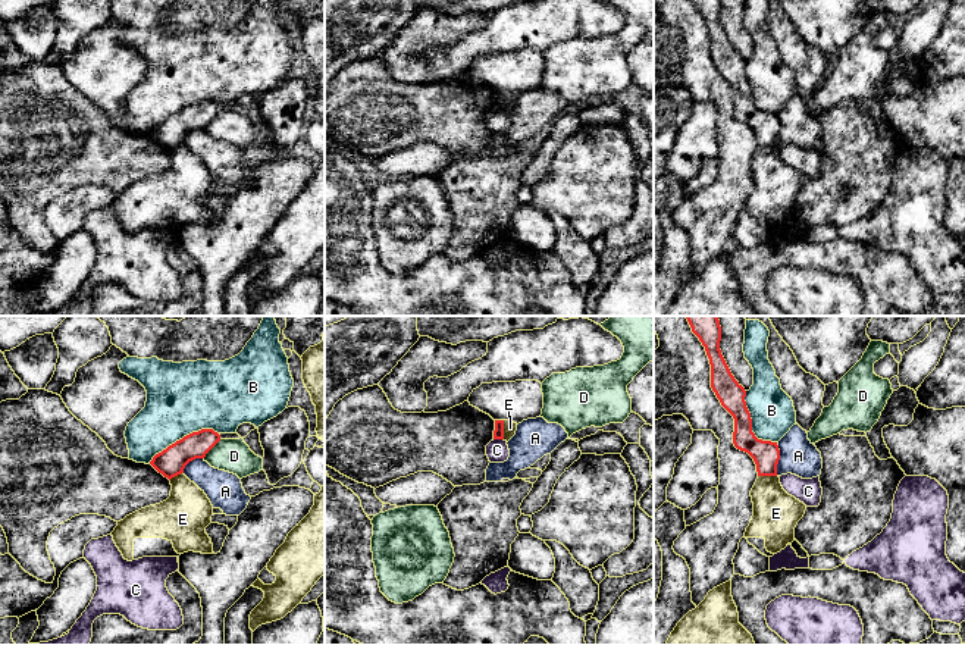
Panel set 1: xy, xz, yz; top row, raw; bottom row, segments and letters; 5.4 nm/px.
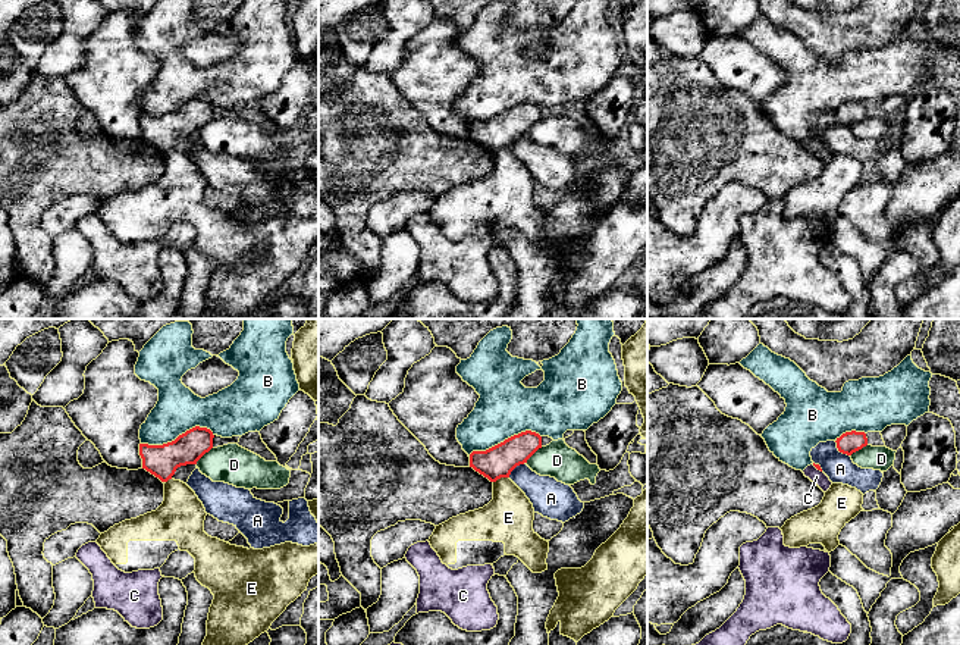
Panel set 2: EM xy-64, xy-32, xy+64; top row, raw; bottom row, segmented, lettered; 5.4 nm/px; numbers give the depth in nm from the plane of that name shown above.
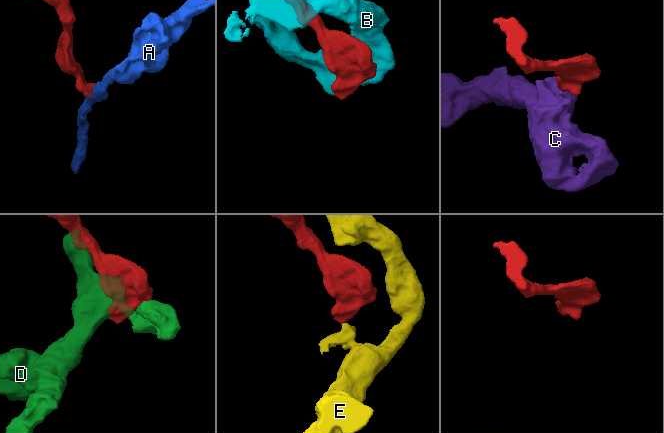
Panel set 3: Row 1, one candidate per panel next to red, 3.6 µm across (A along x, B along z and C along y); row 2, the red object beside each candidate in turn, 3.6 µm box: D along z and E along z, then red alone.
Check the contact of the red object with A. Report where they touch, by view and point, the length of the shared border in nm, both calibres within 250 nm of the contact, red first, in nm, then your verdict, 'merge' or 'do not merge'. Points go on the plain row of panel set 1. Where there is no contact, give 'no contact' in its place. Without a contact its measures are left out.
contact yz (779, 130); length 180 nm; calibres 150 and 200 nm; do not merge

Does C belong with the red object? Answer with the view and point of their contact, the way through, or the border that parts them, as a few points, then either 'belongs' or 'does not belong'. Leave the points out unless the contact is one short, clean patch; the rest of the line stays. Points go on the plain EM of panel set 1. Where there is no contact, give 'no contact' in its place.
meets red in xz at (498, 109); border along xz (494, 109), (503, 110); does not belong

